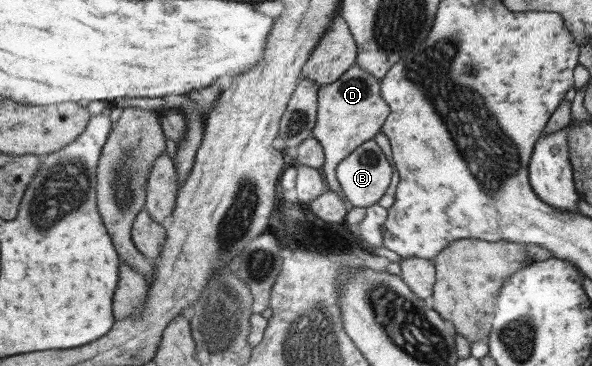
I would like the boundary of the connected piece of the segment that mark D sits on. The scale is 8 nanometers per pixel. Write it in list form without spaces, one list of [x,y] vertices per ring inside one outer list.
[[[353,64],[337,80],[332,83],[318,87],[317,91],[317,112],[312,128],[312,137],[322,146],[324,161],[322,164],[323,180],[326,189],[334,191],[341,197],[347,208],[347,212],[353,207],[345,198],[341,188],[336,182],[334,168],[354,148],[360,144],[367,143],[369,139],[380,131],[388,115],[387,103],[380,95],[380,81],[368,72]]]

